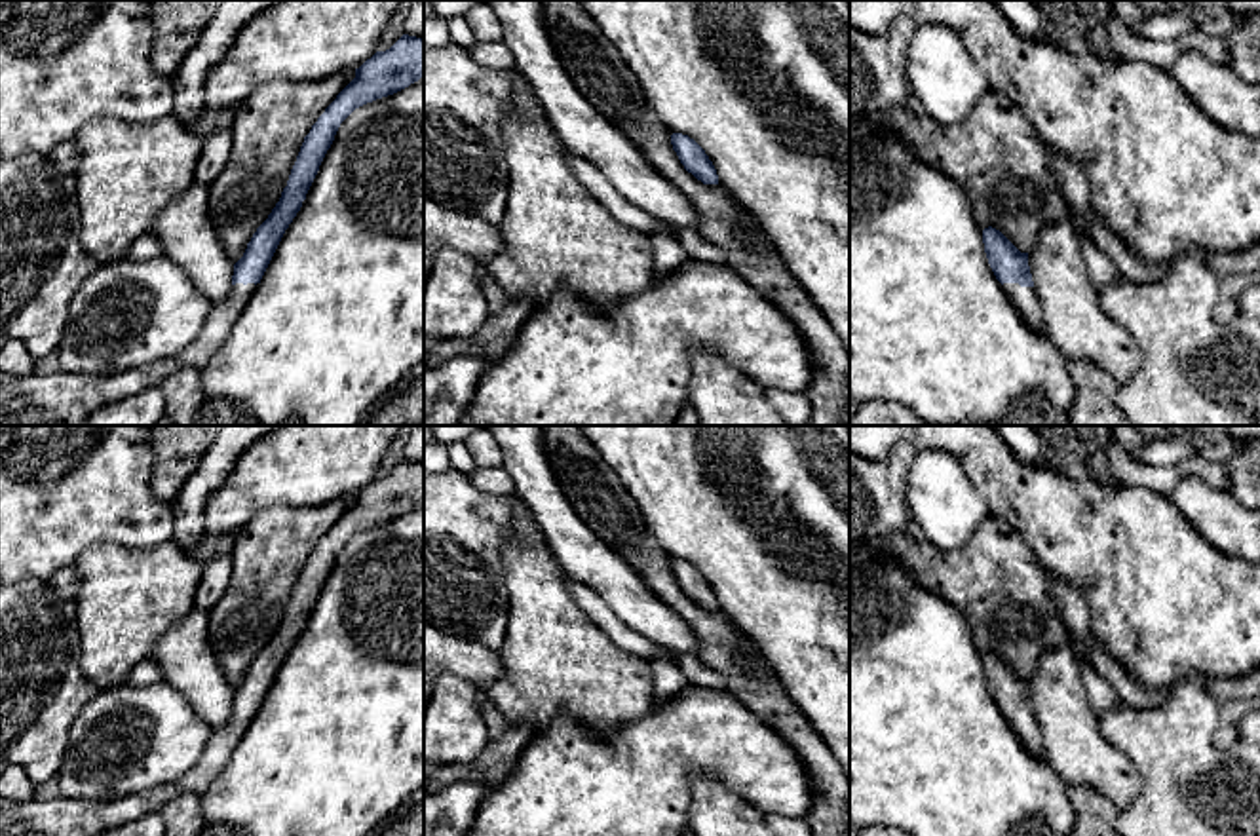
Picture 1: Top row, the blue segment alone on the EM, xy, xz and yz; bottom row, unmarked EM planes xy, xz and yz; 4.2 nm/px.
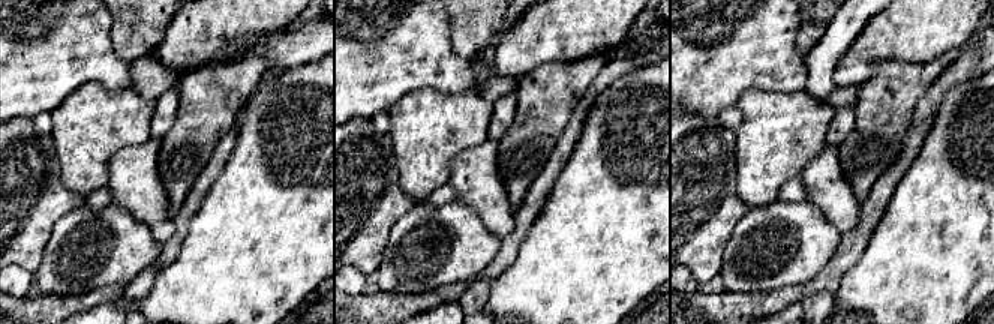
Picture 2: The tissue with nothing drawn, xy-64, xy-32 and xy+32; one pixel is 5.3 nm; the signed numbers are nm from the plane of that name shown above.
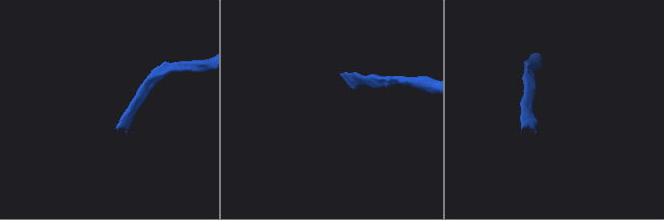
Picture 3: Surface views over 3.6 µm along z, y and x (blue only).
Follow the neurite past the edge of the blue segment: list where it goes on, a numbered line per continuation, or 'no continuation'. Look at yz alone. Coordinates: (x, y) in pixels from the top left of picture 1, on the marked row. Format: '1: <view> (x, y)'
1: yz (1025, 299)

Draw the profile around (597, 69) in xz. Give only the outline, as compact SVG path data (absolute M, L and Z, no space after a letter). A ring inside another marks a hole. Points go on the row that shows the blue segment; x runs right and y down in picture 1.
M544 0L544 25L555 53L580 93L612 122L697 213L696 230L724 253L726 266L768 298L798 329L811 353L811 382L804 390L811 403L806 426L850 426L850 352L838 332L791 274L760 224L720 184L703 184L684 169L671 144L673 131L648 106L642 87L620 51L606 40L580 0Z

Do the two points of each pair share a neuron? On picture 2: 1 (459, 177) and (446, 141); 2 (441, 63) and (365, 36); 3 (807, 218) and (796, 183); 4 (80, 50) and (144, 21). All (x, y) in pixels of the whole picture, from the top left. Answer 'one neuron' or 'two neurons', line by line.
1: two neurons
2: one neuron
3: two neurons
4: two neurons

